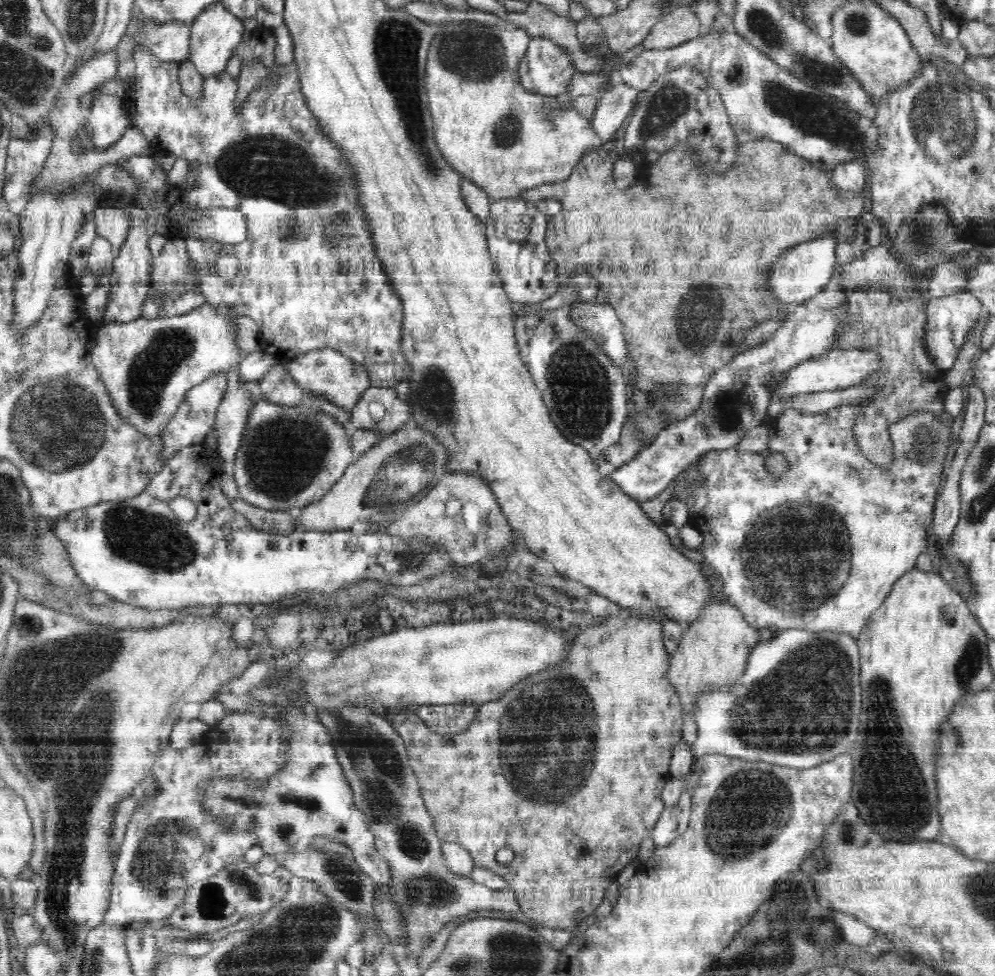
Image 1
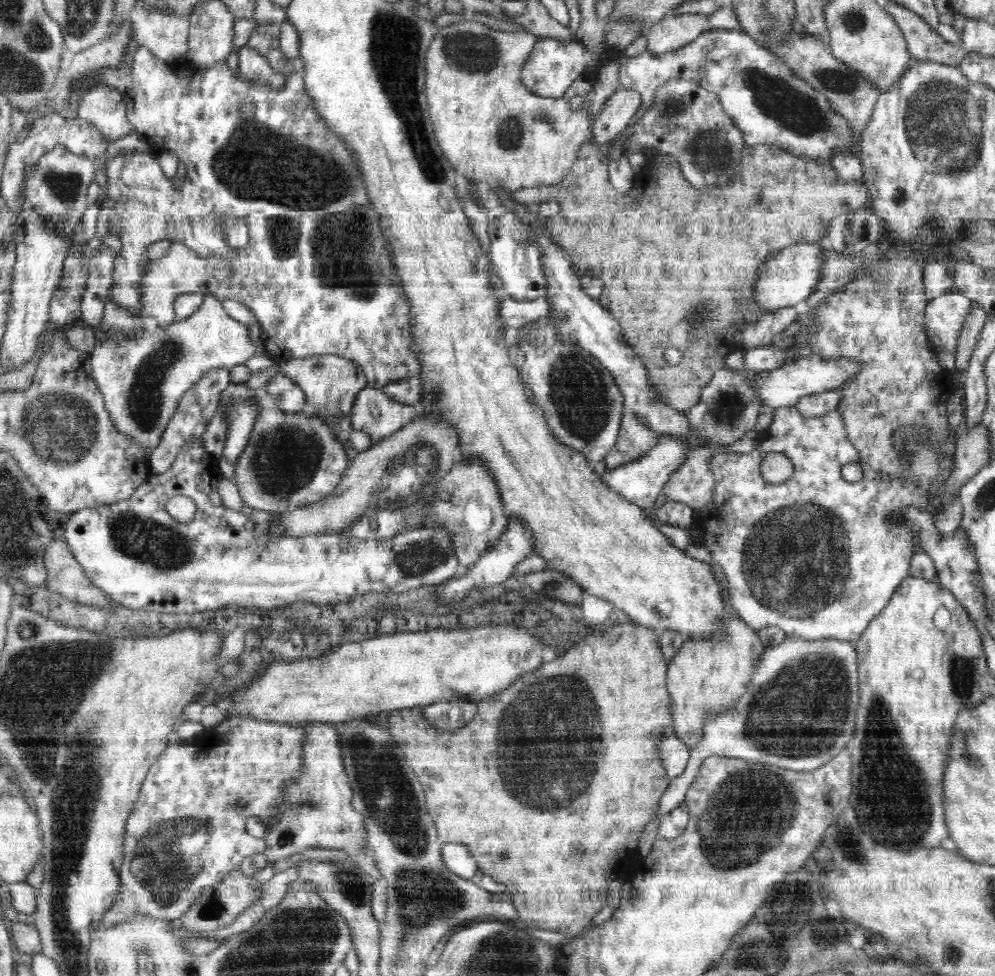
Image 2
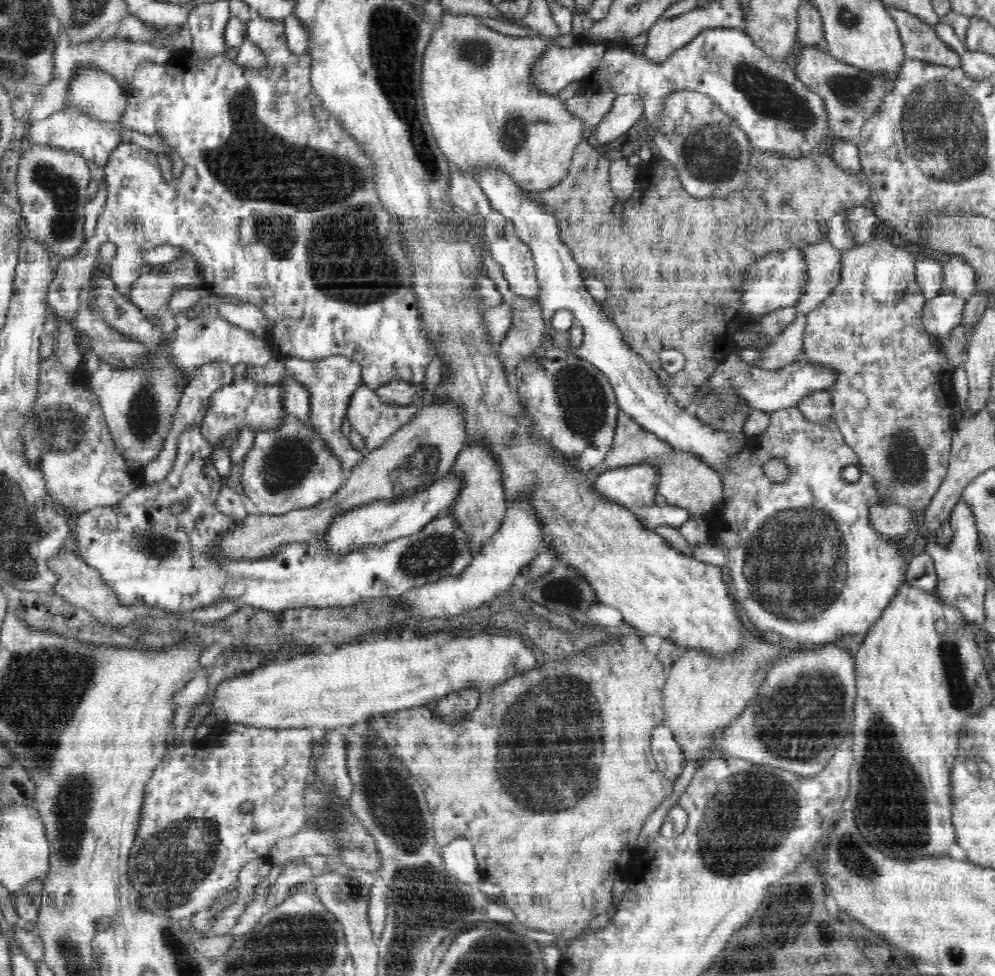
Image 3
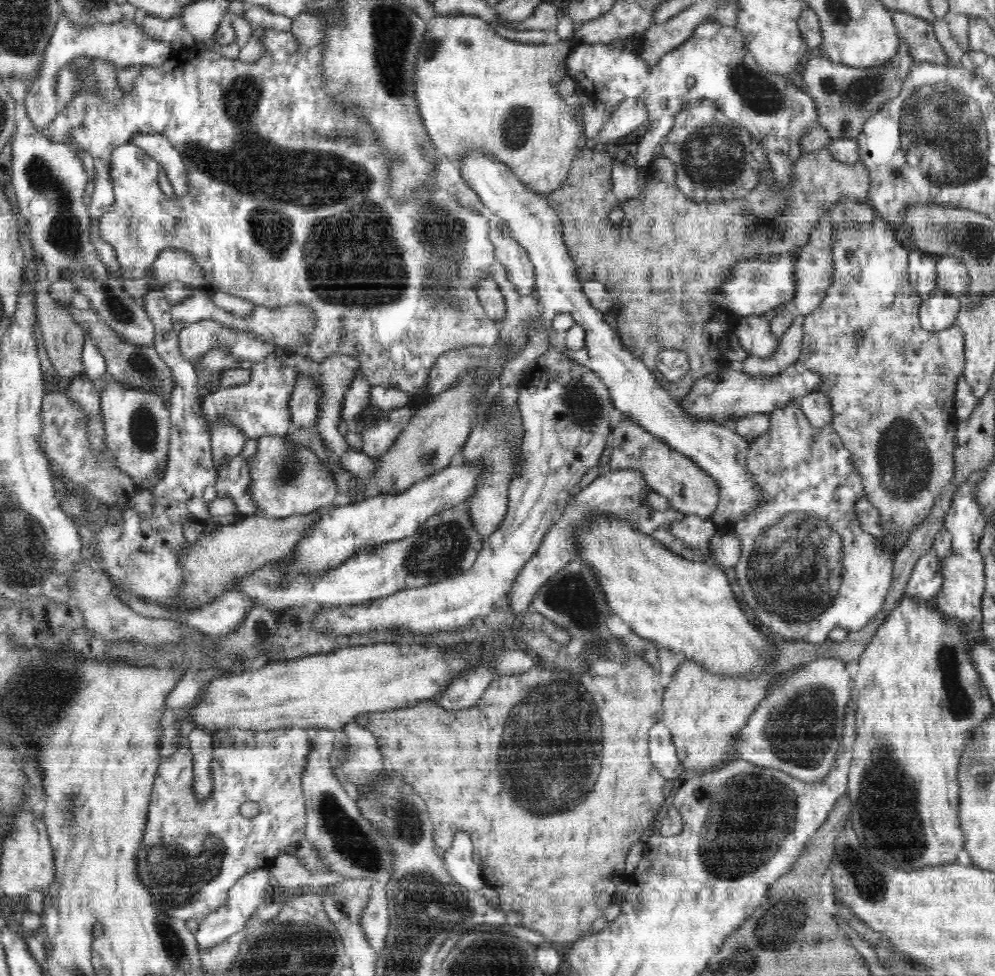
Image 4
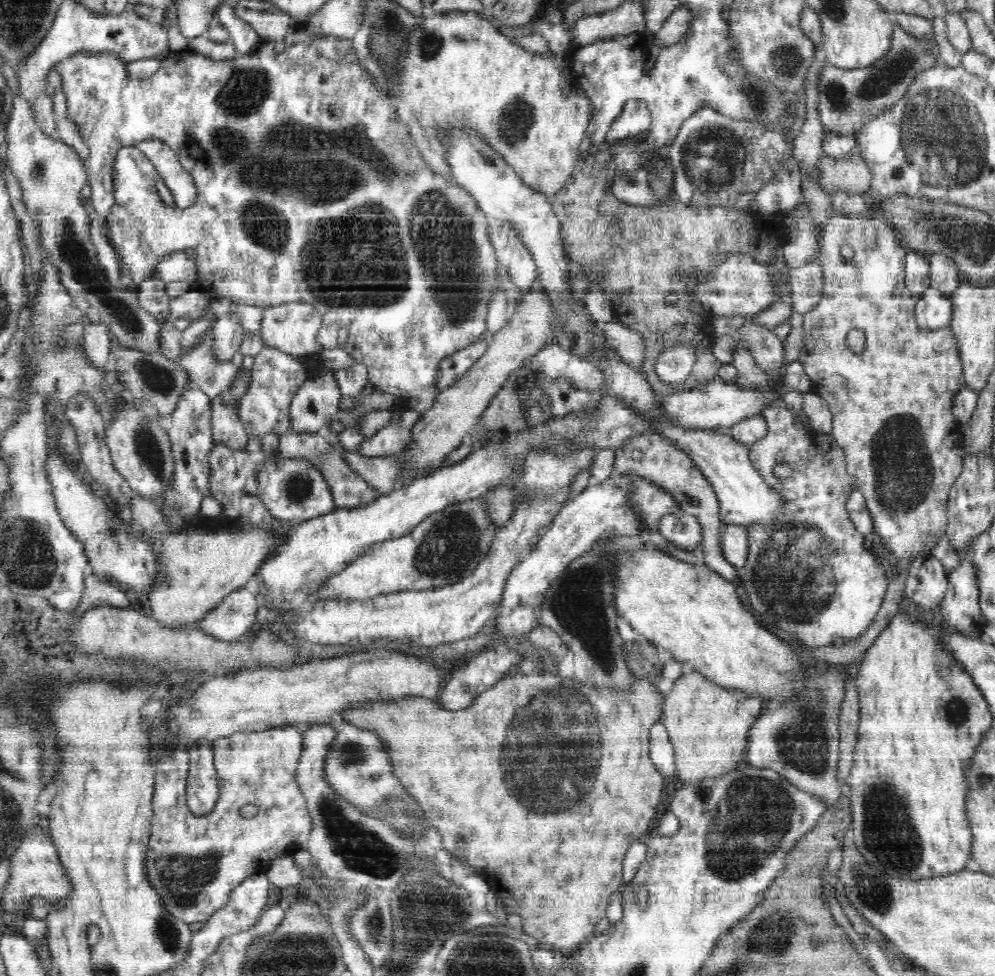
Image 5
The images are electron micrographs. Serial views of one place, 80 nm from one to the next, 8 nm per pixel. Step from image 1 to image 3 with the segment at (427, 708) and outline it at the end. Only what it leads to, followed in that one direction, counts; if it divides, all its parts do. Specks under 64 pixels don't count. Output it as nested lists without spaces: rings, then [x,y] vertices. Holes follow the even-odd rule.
[[[468,687],[442,697],[433,703],[431,708],[438,719],[459,721],[468,716],[478,706],[480,695],[480,689]]]

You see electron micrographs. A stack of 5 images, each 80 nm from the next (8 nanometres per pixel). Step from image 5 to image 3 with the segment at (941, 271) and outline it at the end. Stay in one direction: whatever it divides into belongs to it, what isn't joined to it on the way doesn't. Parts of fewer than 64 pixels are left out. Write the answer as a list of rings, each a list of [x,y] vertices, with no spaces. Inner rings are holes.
[[[958,255],[950,256],[943,267],[942,292],[953,293],[956,297],[962,299],[972,298],[976,296],[978,291],[978,277],[976,271]]]

